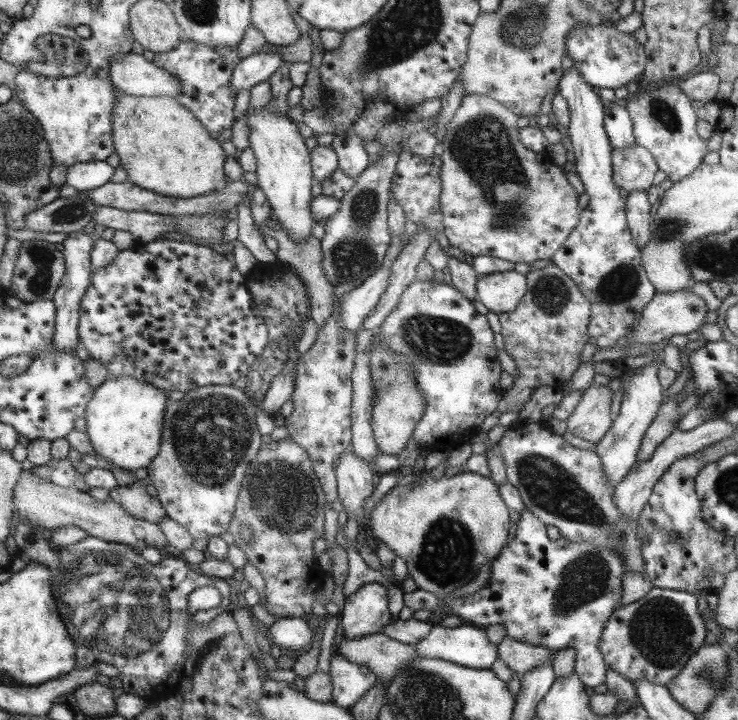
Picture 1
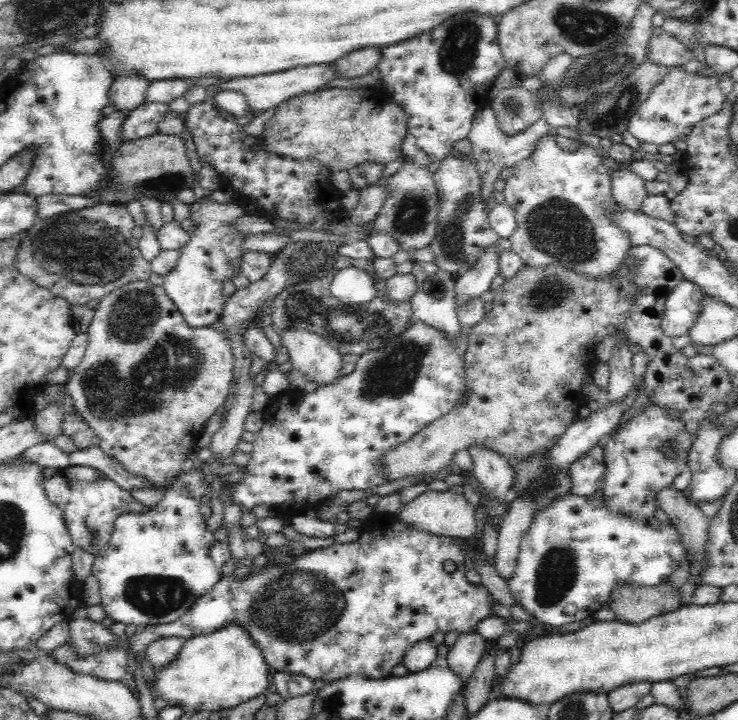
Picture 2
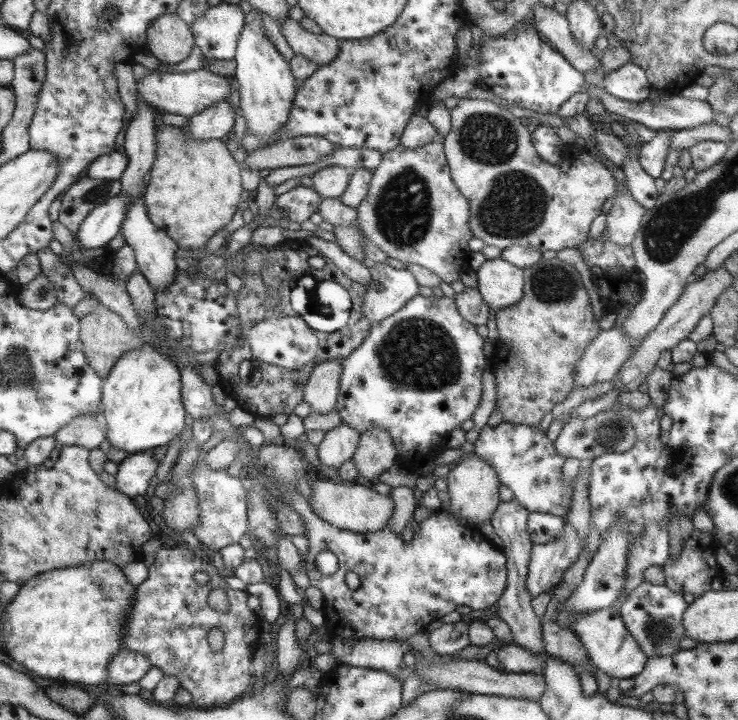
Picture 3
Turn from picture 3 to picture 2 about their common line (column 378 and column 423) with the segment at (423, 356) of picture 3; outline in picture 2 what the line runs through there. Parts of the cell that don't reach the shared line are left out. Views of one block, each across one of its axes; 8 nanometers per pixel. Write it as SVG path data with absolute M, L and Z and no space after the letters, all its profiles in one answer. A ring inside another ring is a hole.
M413 319L405 328L405 330L386 340L386 344L382 348L376 348L376 350L368 350L364 352L358 360L355 361L356 368L353 372L350 372L347 376L343 376L338 382L326 384L318 387L314 392L308 392L308 394L300 394L298 400L294 402L294 398L286 400L286 404L282 404L282 398L280 398L280 404L278 404L278 410L272 414L270 412L270 420L264 423L264 428L256 434L256 440L254 440L254 449L251 452L251 458L247 466L247 470L243 473L243 478L240 482L232 484L232 500L236 504L241 505L245 510L252 511L256 506L268 506L276 515L280 515L284 518L304 515L313 513L316 511L322 503L324 503L329 496L336 494L341 490L362 490L368 491L374 487L380 486L388 482L383 476L383 471L379 470L379 461L383 457L384 453L391 452L392 449L398 448L400 444L404 444L408 440L411 440L413 436L417 435L423 428L426 428L434 420L440 419L450 412L456 406L456 402L460 400L460 396L465 390L465 354L468 349L468 338L470 338L470 327L464 327L459 324L459 334L452 341L450 337L446 337L444 332L440 331L436 327L426 325L418 319Z

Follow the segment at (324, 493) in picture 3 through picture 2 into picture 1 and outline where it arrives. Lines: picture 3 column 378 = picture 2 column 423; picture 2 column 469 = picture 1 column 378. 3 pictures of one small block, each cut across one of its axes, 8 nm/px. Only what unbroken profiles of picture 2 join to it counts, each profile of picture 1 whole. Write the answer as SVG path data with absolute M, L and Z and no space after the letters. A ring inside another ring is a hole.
M463 470L461 473L457 473L450 477L433 478L429 475L420 474L418 480L409 483L408 485L395 485L387 491L385 497L381 498L381 501L375 505L371 513L369 513L369 528L373 532L373 536L377 537L378 543L383 543L395 553L395 556L399 556L405 561L407 567L407 575L415 582L415 585L419 590L425 592L433 592L435 596L441 596L441 594L452 594L453 590L469 584L475 575L479 572L482 564L485 562L492 562L492 560L500 554L503 550L505 540L507 540L507 528L509 528L509 510L507 505L501 498L499 498L497 492L497 484L493 482L489 477L479 476L477 473L467 472Z

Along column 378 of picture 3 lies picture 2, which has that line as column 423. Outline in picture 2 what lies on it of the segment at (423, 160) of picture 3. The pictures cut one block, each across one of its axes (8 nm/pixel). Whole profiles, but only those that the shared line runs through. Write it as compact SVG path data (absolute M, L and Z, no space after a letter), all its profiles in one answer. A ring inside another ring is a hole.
M405 154L398 156L398 160L401 161L401 166L397 171L392 174L388 179L386 187L386 200L384 204L380 206L380 210L372 223L372 231L374 233L384 233L398 241L398 248L405 250L408 254L413 254L414 251L426 248L434 240L437 231L437 212L439 209L439 196L438 189L433 179L434 172L431 172L429 166L423 164L416 164L405 157Z

